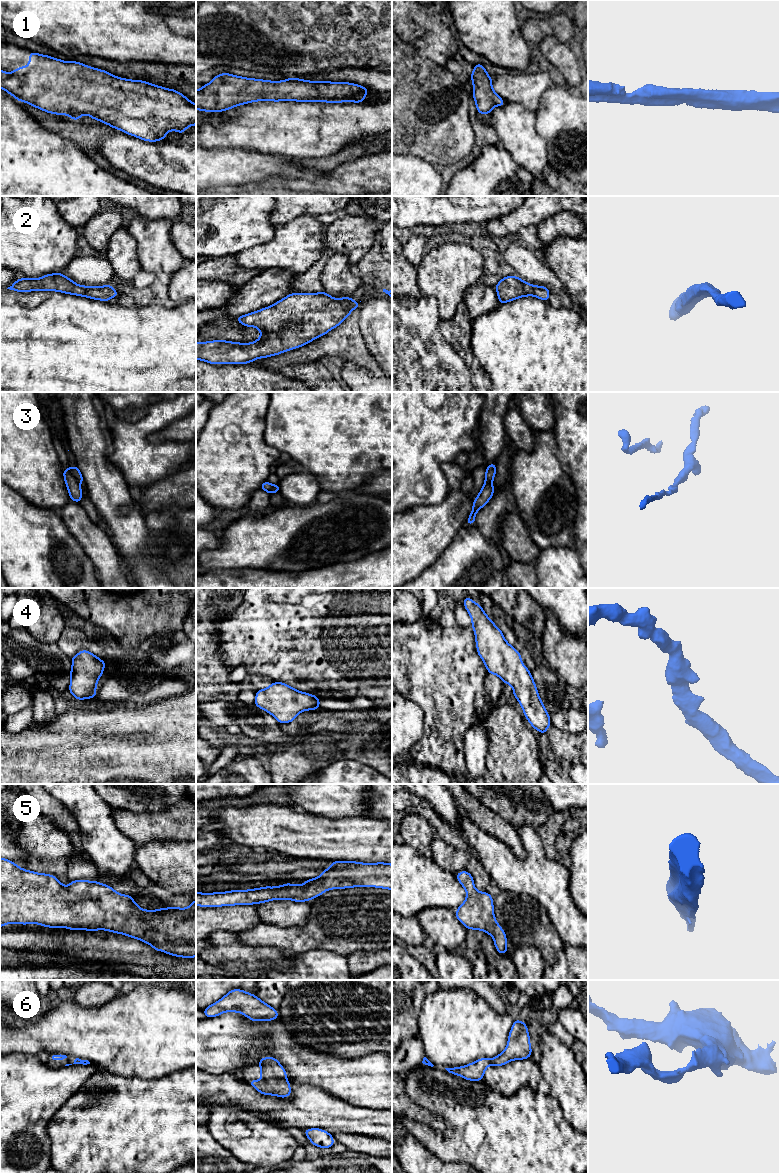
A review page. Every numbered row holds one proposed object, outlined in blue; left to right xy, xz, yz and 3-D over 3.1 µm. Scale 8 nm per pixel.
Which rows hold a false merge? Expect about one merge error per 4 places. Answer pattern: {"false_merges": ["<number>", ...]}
{"false_merges": ["3"]}

